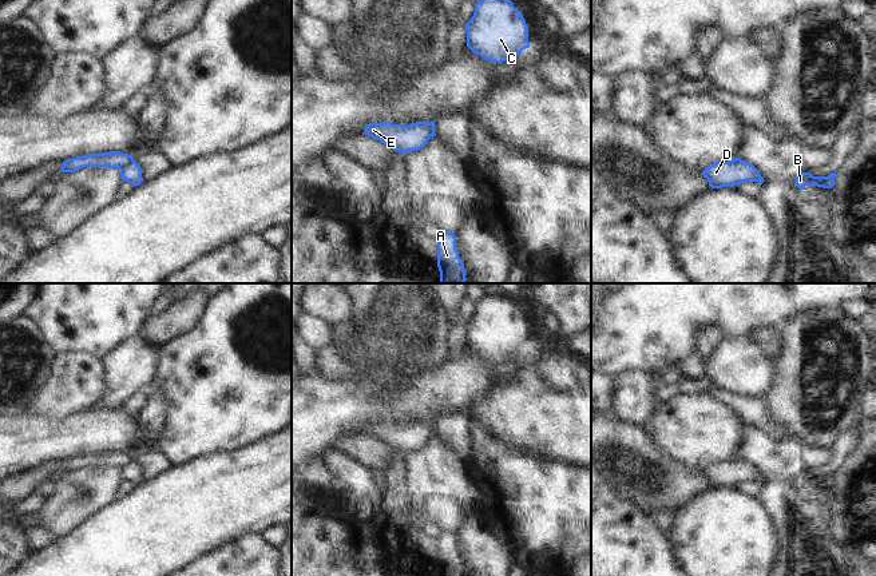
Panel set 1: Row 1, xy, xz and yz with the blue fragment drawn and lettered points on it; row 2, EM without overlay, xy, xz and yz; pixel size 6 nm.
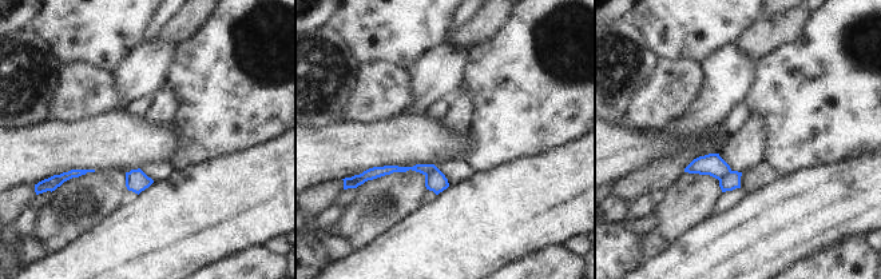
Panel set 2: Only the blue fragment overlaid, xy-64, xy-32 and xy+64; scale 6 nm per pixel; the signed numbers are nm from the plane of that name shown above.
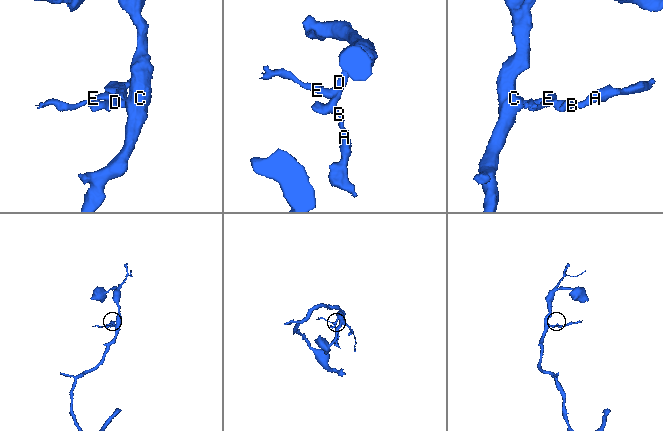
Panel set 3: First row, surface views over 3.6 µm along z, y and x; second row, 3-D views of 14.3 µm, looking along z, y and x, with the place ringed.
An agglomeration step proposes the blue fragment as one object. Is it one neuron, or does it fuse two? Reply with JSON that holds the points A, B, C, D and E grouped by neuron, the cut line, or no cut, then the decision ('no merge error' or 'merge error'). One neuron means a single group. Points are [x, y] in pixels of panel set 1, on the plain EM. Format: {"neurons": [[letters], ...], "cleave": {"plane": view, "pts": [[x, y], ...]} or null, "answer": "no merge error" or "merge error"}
{"neurons": [["A", "B", "C", "D"], ["E"]], "cleave": {"plane": "xy", "pts": [[133, 457], [119, 468]]}, "answer": "merge error"}

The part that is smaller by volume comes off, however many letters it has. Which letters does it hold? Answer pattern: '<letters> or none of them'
E

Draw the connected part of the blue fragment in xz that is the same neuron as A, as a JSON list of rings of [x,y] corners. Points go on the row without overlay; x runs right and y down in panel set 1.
[[[441,531],[437,537],[437,567],[440,576],[465,576],[464,563],[456,548],[456,536],[449,531]]]

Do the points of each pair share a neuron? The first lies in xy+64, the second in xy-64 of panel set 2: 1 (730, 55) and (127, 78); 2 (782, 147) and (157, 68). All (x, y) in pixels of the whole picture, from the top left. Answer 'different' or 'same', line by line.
1: same
2: different

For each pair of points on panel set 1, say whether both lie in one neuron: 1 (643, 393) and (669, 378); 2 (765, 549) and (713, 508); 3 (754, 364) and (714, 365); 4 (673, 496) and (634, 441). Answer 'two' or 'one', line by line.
1: two
2: one
3: one
4: one

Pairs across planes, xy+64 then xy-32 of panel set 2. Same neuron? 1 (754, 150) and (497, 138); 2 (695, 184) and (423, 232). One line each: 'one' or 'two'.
1: two
2: two

